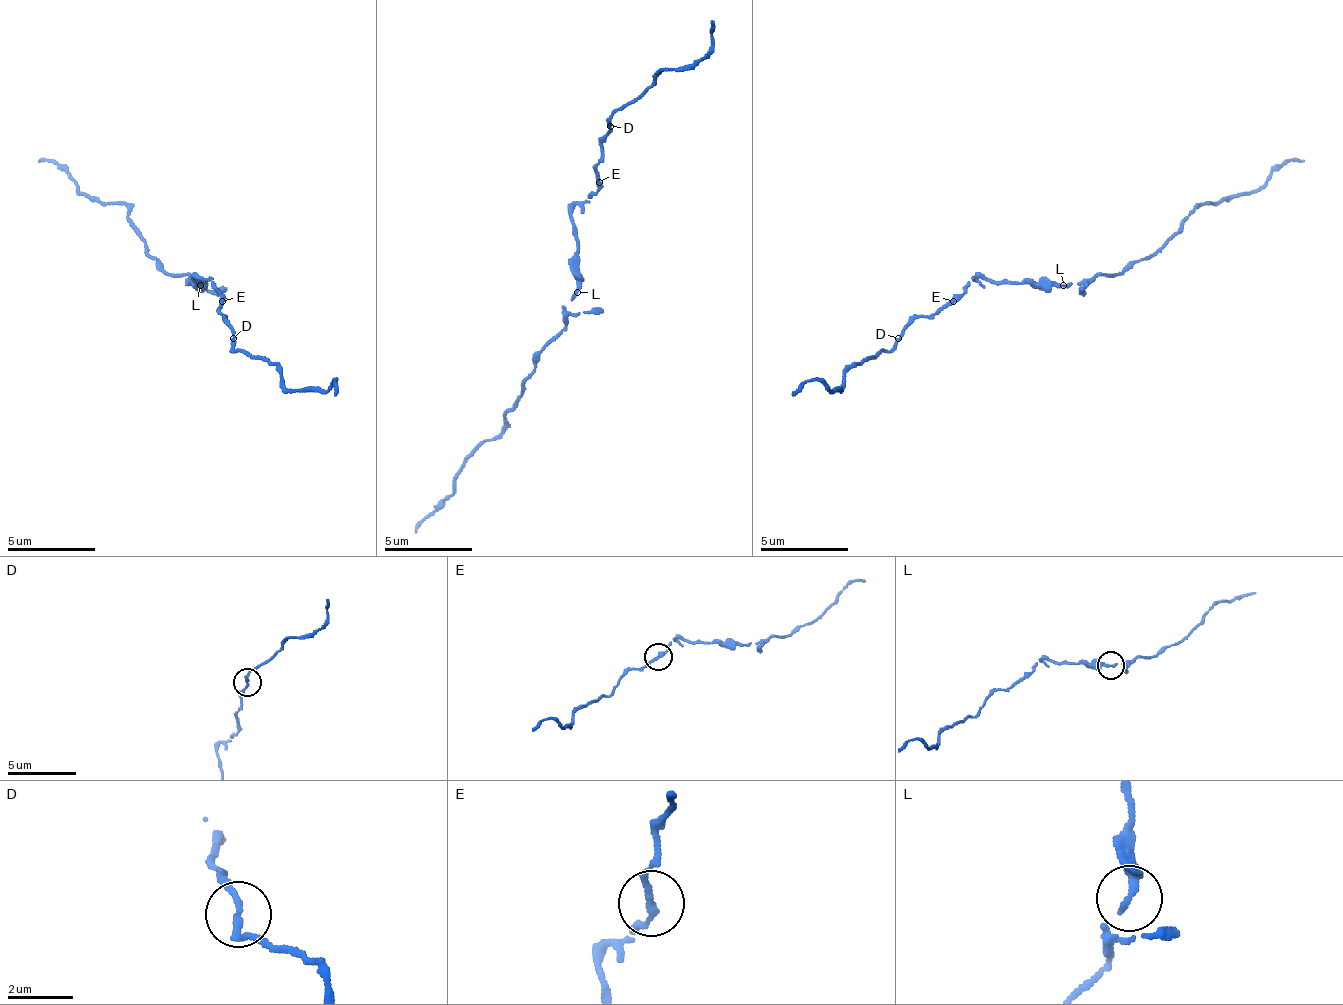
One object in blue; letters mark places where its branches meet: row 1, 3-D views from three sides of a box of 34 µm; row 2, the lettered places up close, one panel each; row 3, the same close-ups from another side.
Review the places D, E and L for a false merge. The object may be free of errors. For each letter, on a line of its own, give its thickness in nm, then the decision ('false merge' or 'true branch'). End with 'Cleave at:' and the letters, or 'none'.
D: 180 nm | true branch
E: 220 nm | true branch
L: 240 nm | true branch
Cleave at: none

